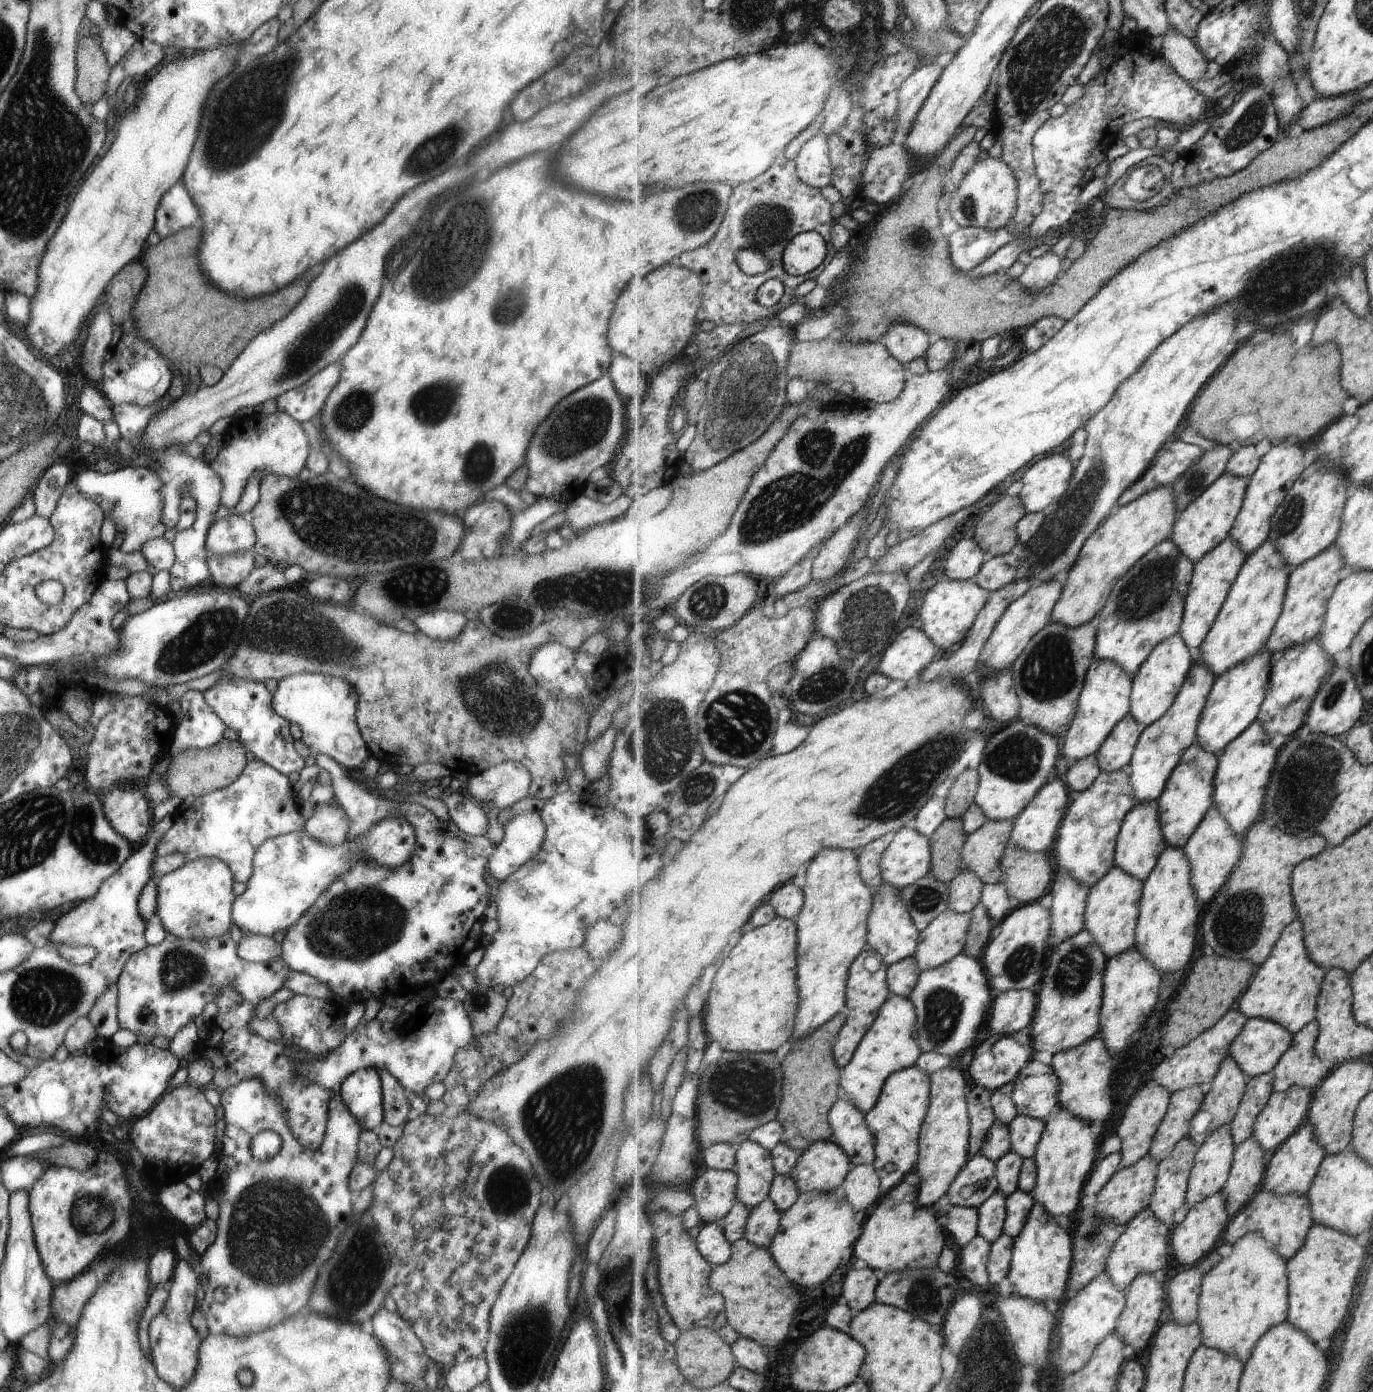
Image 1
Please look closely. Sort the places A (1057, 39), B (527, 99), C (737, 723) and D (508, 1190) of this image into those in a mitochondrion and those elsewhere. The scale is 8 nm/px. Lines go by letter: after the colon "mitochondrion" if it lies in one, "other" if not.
A: mitochondrion
B: mitochondrion
C: mitochondrion
D: mitochondrion

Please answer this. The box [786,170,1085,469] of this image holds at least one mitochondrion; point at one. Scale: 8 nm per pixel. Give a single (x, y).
(917, 239)

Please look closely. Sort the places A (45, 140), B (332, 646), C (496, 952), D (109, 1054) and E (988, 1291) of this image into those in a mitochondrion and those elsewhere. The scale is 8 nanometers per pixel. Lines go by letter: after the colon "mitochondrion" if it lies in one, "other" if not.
A: mitochondrion
B: mitochondrion
C: other
D: other
E: other

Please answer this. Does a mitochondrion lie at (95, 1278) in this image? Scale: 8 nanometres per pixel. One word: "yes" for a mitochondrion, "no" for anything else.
no

